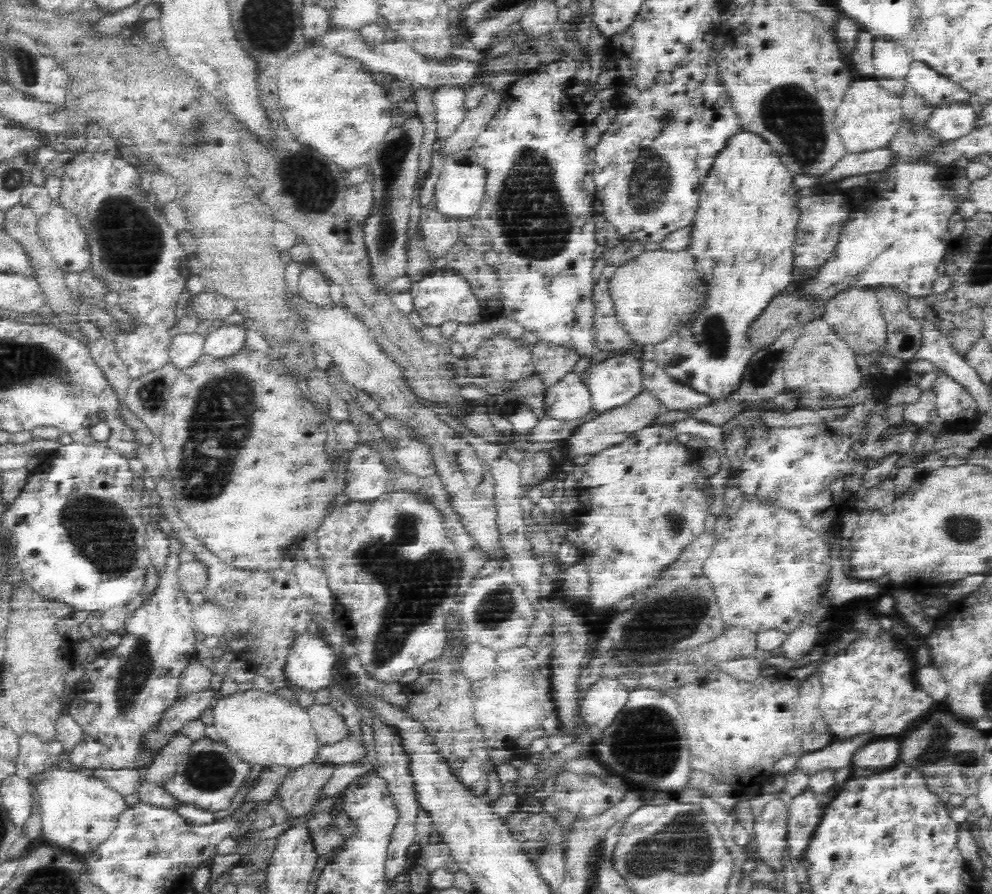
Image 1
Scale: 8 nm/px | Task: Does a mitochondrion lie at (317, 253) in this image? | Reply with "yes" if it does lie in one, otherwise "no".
no

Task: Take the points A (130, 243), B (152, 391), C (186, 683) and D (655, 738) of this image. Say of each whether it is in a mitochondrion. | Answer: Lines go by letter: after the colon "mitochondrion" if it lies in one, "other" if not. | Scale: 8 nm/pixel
A: mitochondrion
B: mitochondrion
C: other
D: mitochondrion

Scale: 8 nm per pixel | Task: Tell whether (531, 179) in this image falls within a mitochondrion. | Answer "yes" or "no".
yes

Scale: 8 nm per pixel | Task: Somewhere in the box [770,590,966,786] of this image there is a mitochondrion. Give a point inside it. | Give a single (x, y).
(925, 758)

